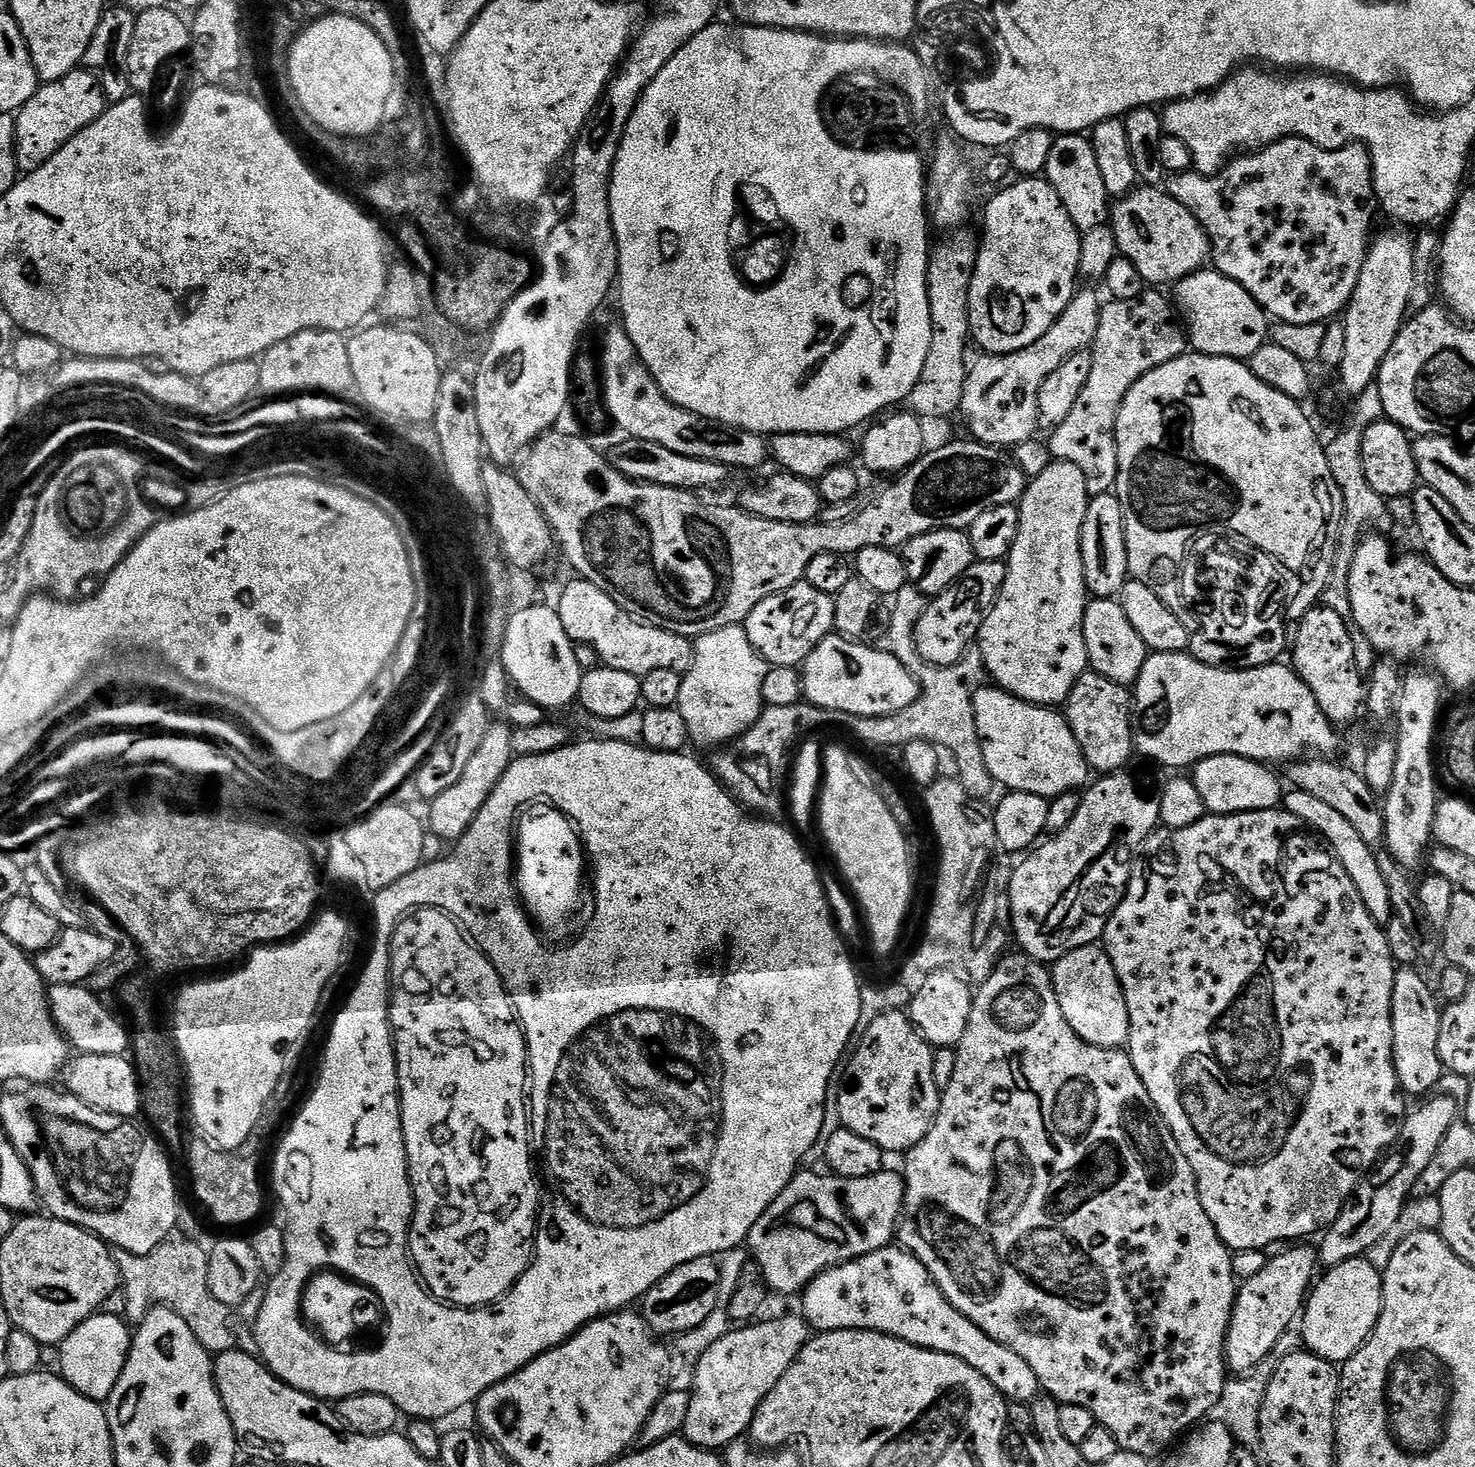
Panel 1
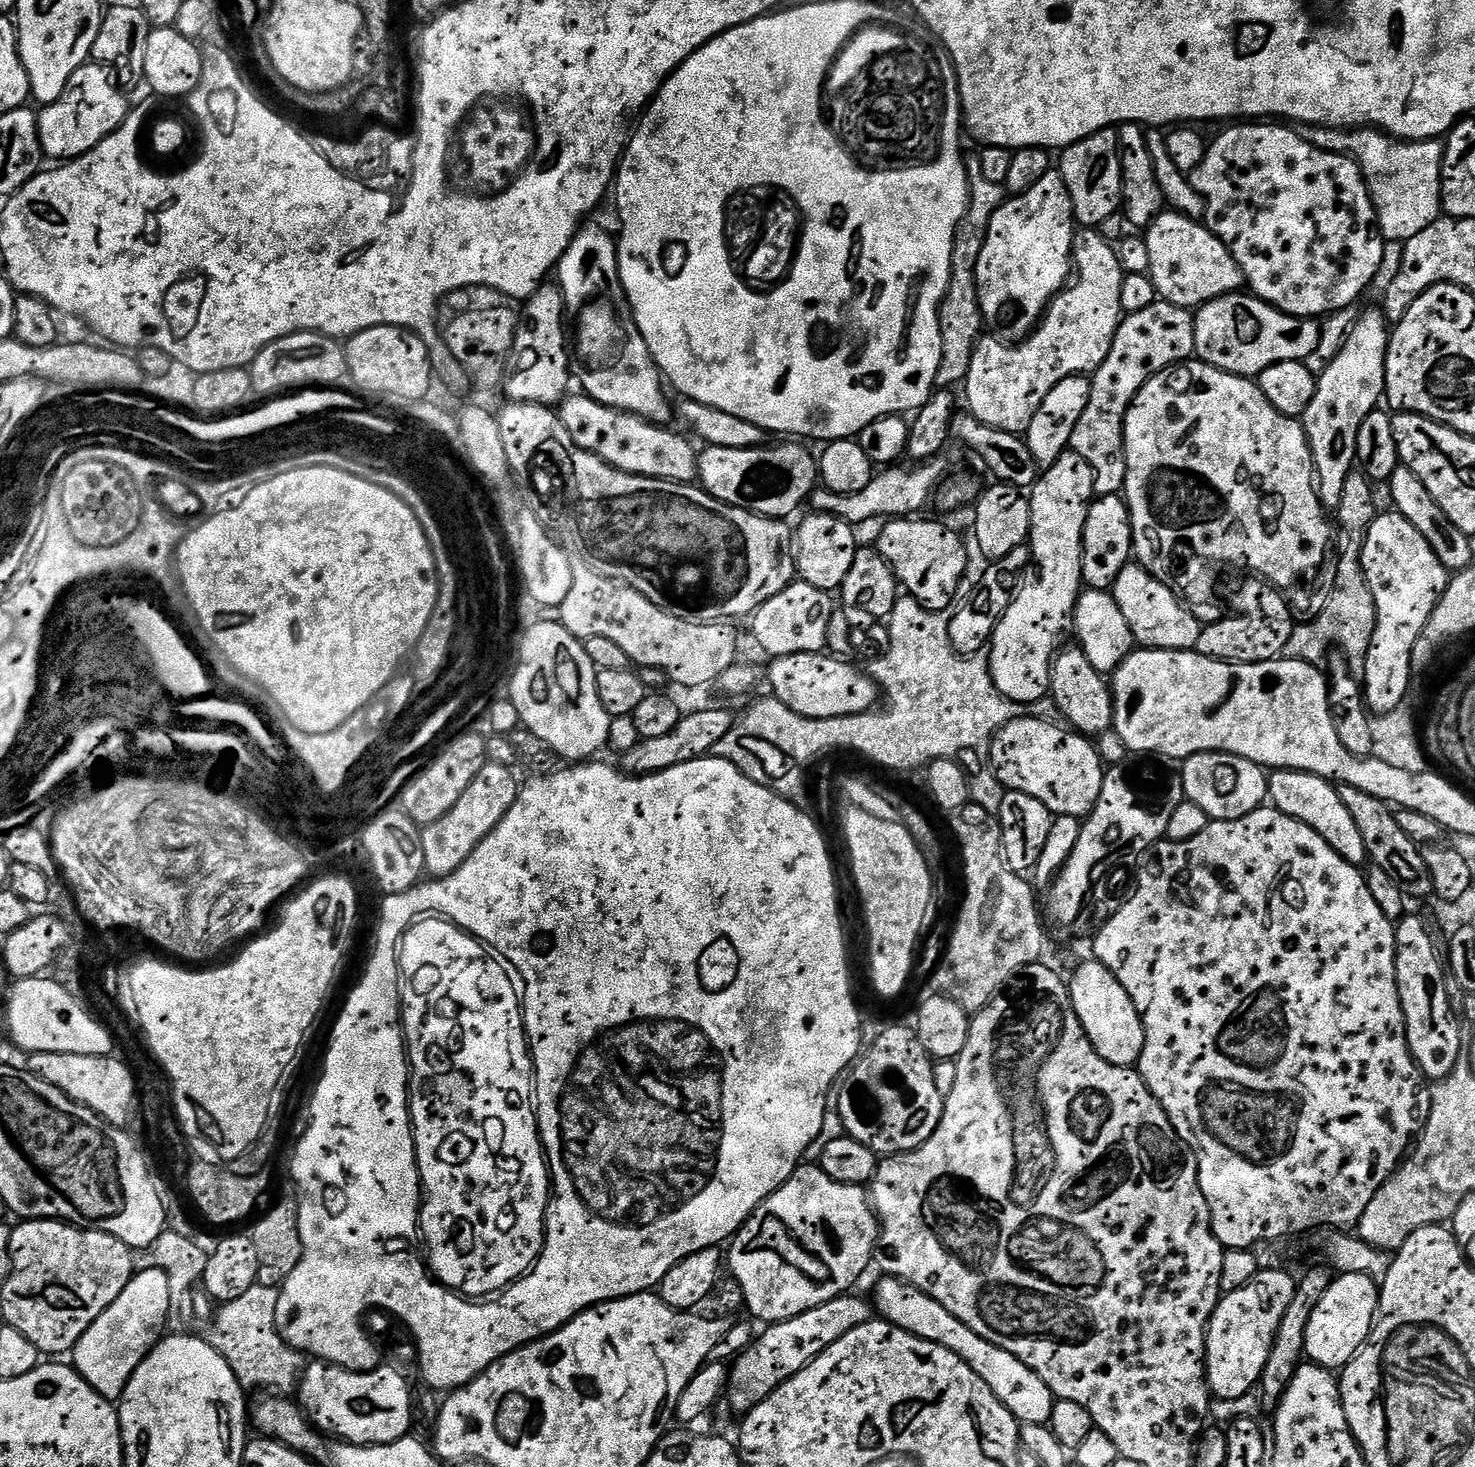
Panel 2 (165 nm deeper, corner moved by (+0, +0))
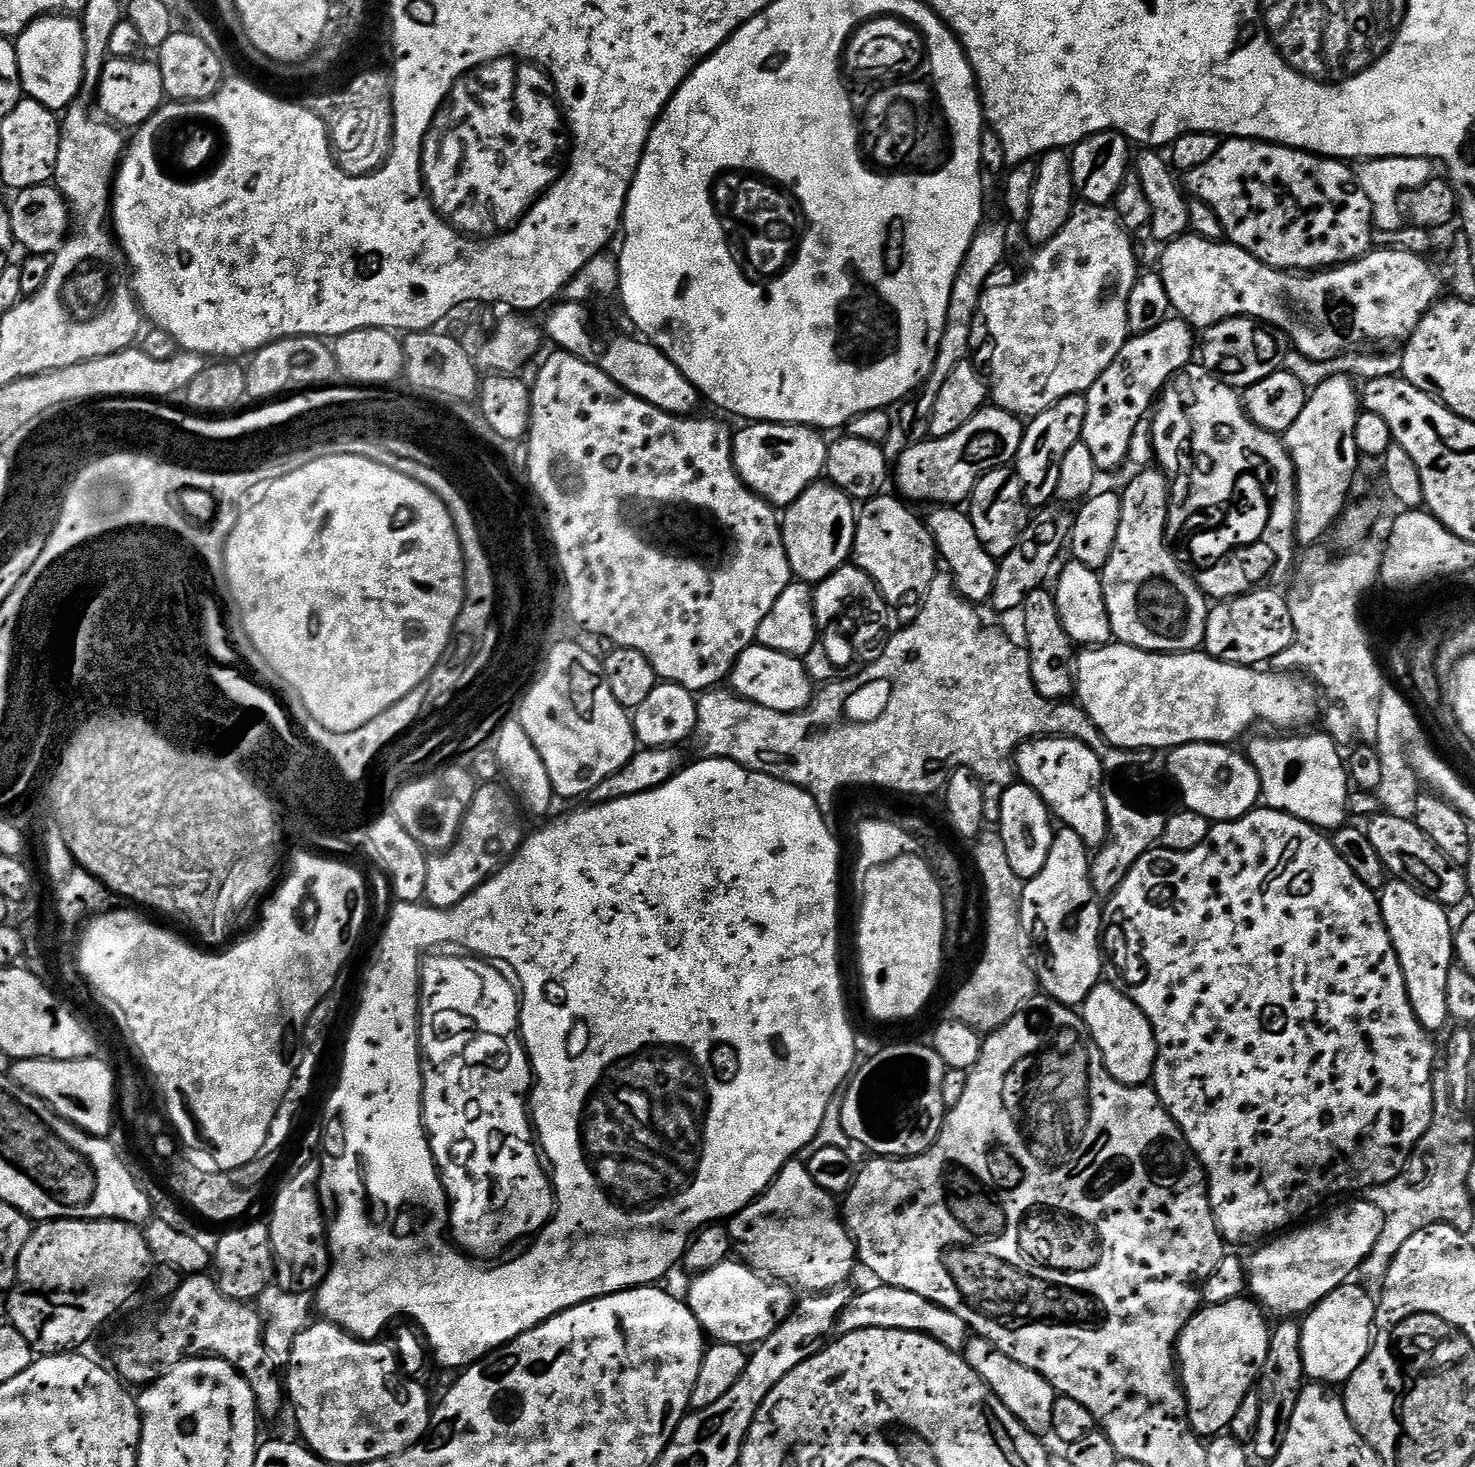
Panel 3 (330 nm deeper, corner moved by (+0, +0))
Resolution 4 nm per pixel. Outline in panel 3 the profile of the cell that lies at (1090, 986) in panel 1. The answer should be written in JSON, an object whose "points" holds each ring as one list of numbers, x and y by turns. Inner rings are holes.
{"points":[[1101,982,1084,999,1082,1015,1084,1025,1100,1051,1099,1063,1103,1071,1120,1084,1147,1085,1156,1065,1156,1039,1154,1030,1140,1007,1126,993,1118,990,1115,984]]}

